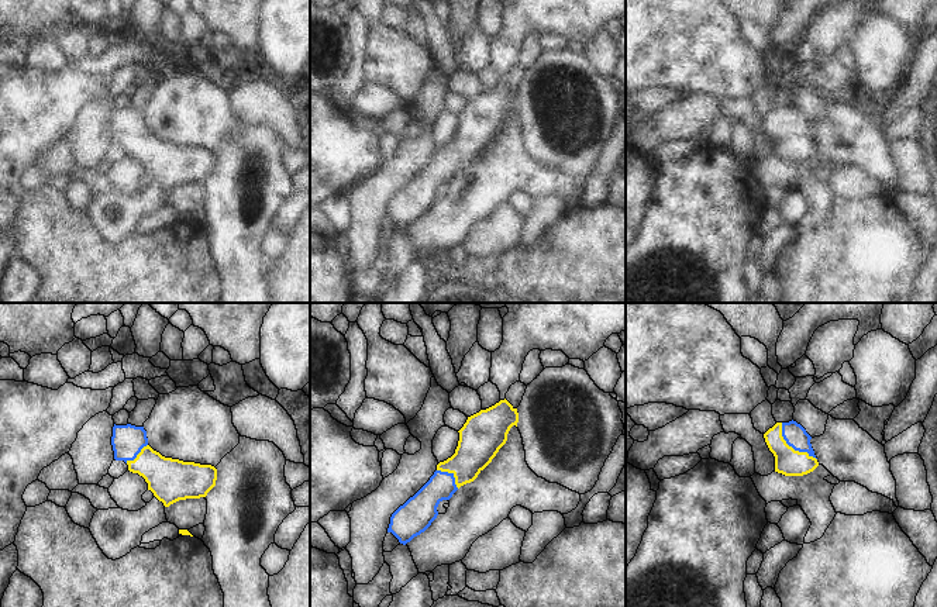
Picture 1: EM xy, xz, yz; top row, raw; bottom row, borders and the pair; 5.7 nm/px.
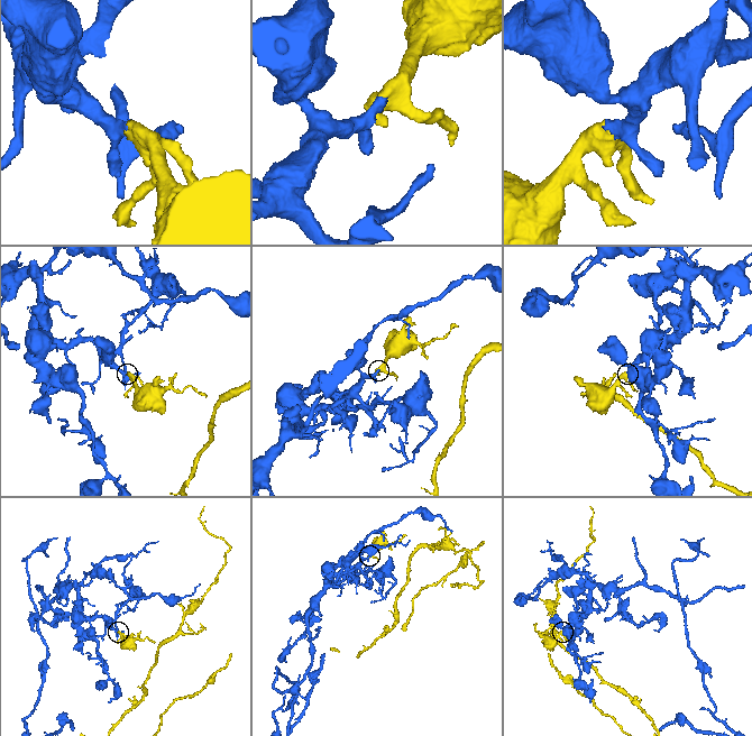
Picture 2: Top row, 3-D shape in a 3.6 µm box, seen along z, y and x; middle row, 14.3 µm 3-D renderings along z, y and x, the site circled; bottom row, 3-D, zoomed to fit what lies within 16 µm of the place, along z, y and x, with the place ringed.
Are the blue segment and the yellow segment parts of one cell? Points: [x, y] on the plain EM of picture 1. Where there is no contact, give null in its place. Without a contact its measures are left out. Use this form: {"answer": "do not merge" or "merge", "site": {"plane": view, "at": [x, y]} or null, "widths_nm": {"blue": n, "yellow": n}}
{"answer": "merge", "site": {"plane": "yz", "at": [792, 131]}, "widths_nm": {"blue": 130, "yellow": 160}}

